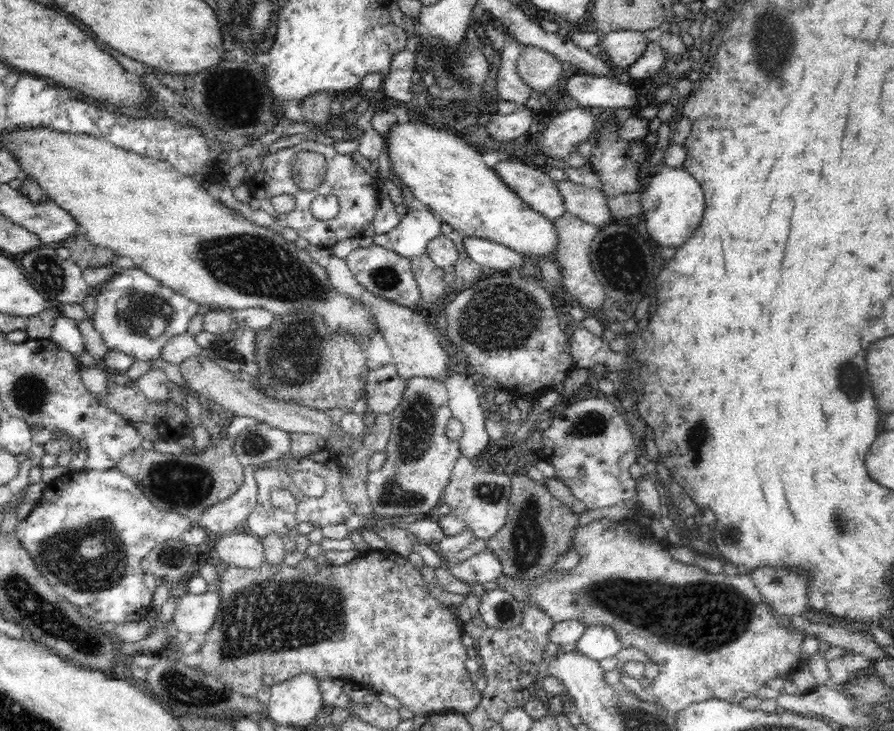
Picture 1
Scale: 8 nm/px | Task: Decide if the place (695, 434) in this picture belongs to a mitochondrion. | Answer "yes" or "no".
yes

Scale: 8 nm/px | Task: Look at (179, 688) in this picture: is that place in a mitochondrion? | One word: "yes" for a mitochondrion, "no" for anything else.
yes

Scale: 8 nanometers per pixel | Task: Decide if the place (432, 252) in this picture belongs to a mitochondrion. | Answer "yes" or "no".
no

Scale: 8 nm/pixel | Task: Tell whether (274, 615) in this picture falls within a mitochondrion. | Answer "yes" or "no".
yes

